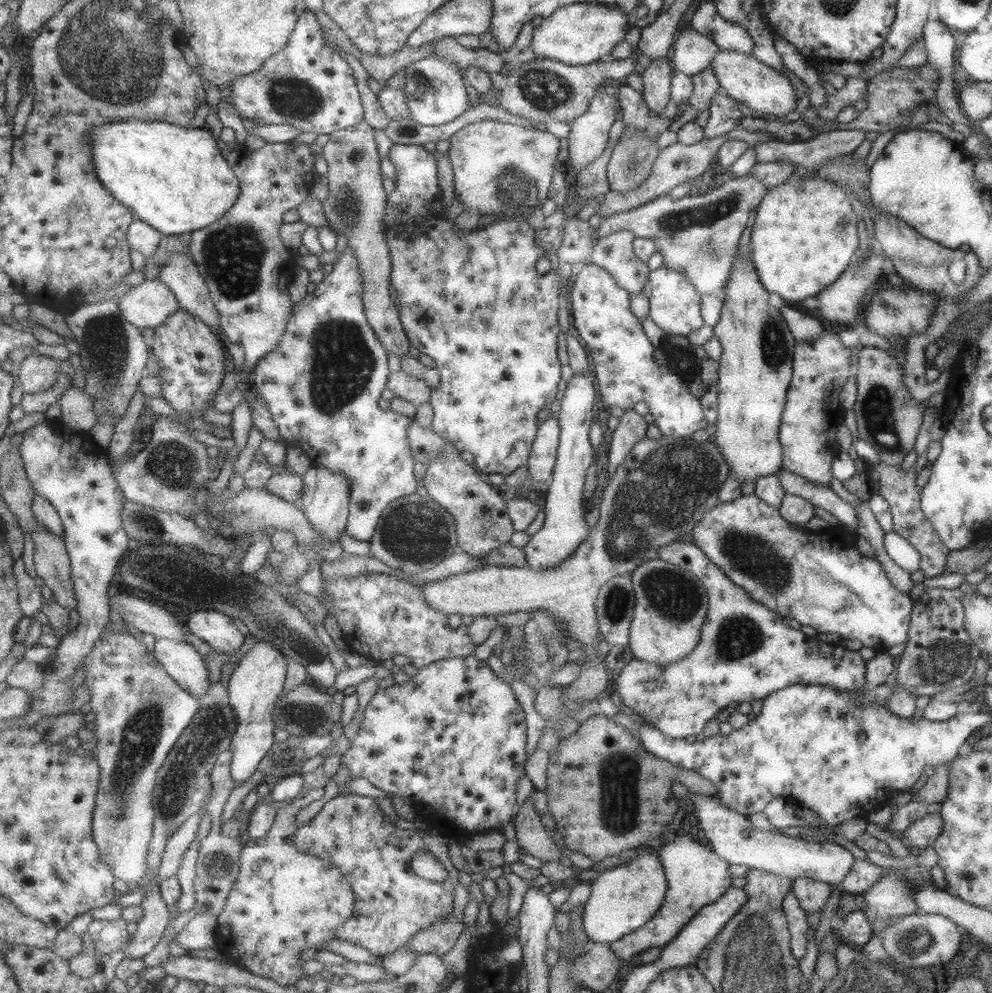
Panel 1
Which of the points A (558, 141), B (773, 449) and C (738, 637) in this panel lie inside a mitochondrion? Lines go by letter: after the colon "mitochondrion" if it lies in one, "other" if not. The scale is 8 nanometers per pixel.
A: other
B: other
C: mitochondrion

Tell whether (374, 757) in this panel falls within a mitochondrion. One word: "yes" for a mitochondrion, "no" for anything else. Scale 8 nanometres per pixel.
no

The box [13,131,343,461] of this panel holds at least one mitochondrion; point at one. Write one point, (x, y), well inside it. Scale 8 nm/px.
(234, 256)

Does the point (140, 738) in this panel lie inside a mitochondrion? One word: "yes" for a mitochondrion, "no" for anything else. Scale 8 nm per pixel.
yes

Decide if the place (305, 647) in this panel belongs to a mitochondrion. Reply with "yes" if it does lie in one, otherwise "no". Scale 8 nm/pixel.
yes

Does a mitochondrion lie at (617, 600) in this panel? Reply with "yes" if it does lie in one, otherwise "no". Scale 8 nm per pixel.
yes

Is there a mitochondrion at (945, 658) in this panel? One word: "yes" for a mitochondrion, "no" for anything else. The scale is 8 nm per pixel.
yes

